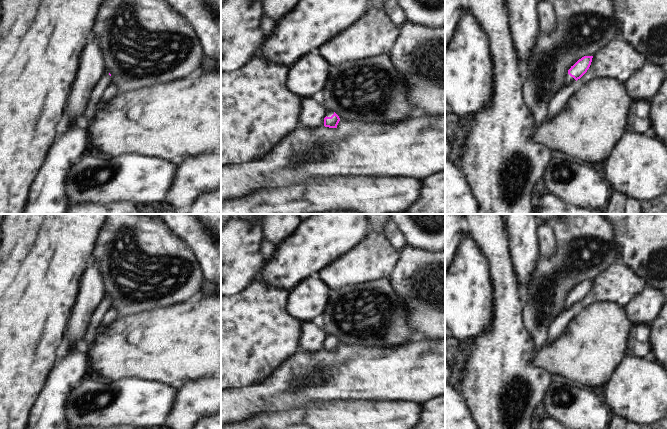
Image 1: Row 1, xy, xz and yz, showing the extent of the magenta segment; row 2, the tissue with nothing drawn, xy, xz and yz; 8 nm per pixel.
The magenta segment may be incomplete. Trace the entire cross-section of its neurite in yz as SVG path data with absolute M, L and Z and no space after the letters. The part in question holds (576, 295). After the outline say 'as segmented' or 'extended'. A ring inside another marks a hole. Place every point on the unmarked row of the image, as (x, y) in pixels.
M584 280L579 283L571 292L568 294L564 303L562 313L570 312L573 314L575 306L580 303L589 293L593 280Z; extended

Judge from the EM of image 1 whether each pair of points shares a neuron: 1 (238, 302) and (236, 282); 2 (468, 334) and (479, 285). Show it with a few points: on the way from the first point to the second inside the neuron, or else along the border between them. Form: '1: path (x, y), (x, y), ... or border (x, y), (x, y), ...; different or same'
1: border (255, 279), (241, 293), (231, 295); different
2: path (468, 322), (468, 297); same

